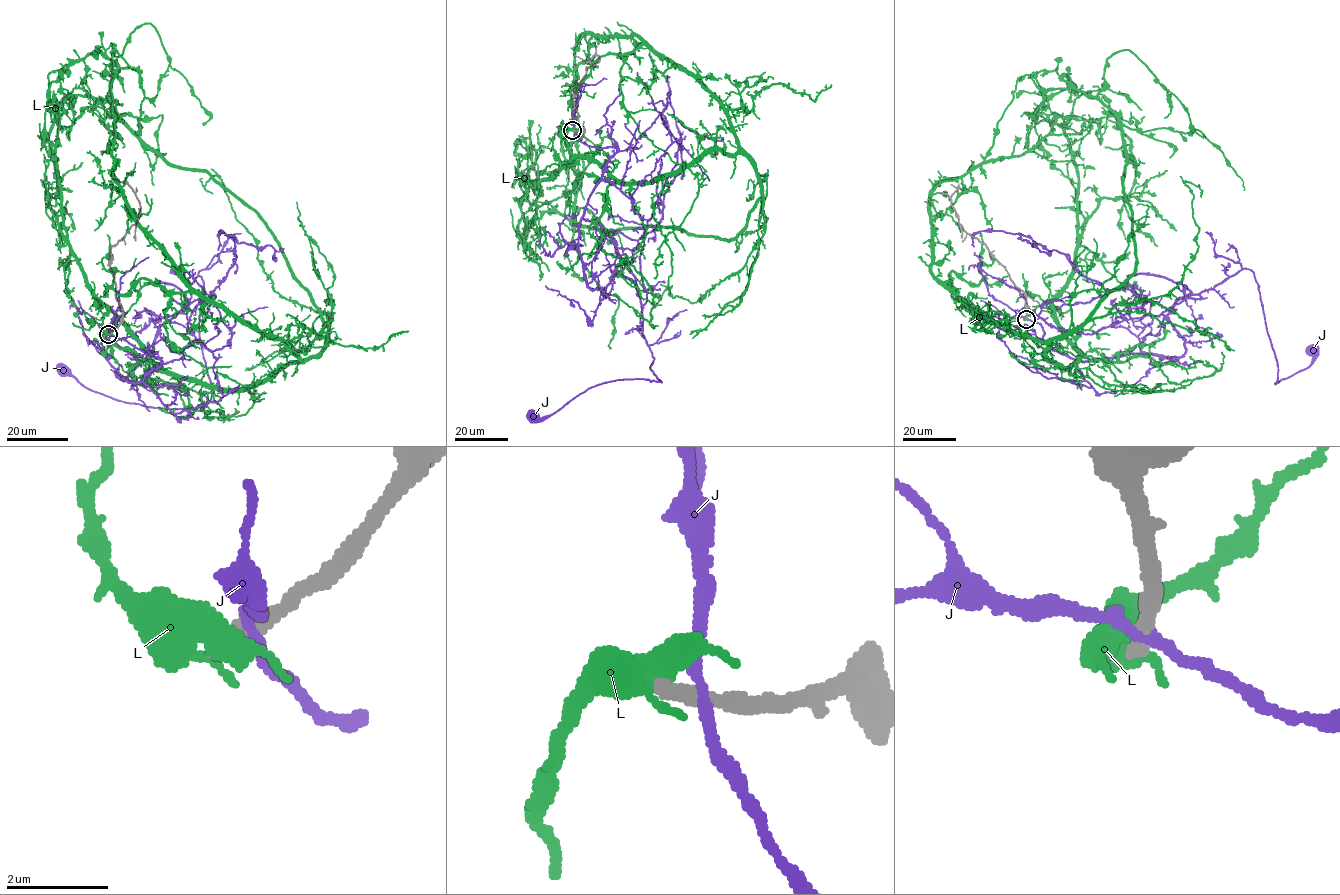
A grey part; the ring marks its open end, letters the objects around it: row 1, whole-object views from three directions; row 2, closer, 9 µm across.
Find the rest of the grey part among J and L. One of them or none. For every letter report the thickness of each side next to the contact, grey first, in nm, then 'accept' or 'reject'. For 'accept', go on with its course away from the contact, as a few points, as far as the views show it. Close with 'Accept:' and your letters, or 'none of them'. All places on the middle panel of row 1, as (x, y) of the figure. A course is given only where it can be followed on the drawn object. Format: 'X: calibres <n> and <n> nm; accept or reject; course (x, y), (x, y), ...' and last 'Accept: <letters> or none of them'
J: calibres 440 and 220 nm; reject
L: calibres 360 and 440 nm; reject
Accept: none of them

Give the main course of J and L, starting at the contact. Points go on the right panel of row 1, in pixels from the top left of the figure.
J: (1026, 318), (1075, 359), (1180, 357), (1173, 305), (1244, 268), (1258, 285), (1275, 384), (1306, 368), (1312, 348)
L: (1026, 319), (1050, 299), (1078, 359), (933, 275), (930, 193), (1101, 120)

